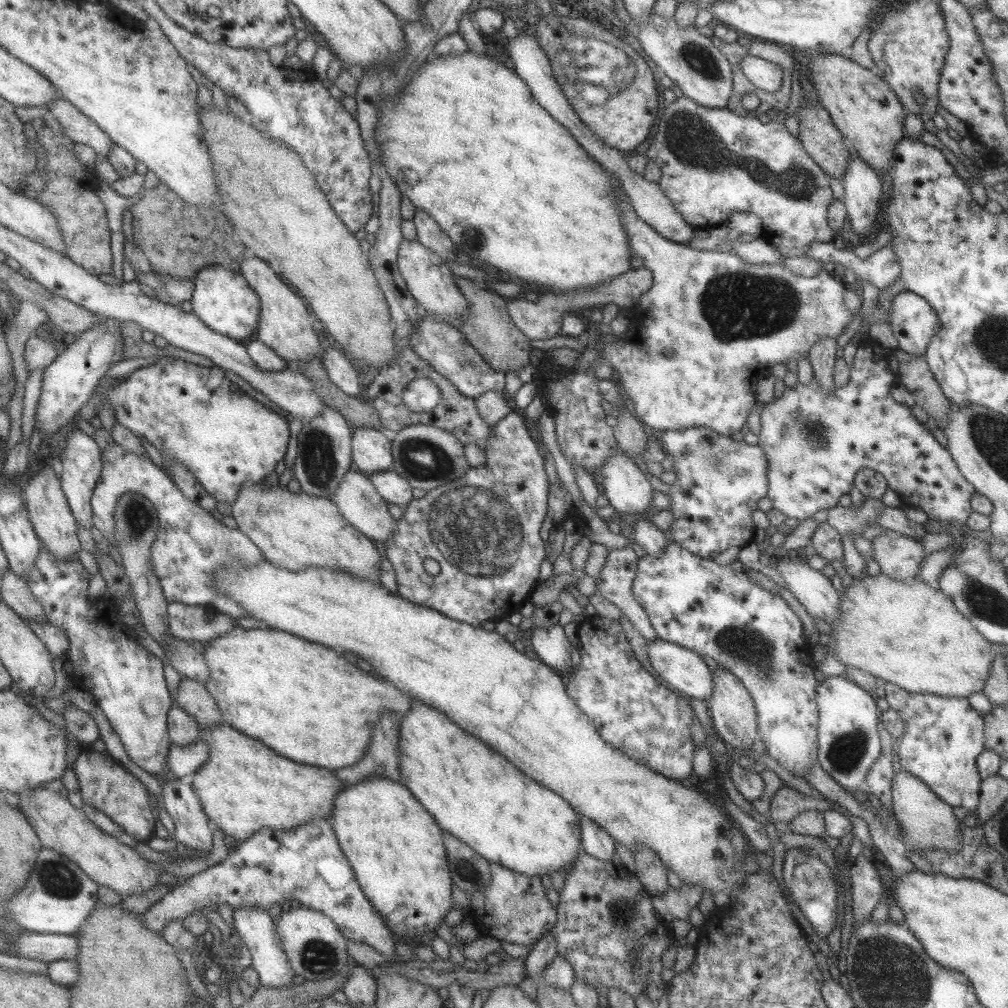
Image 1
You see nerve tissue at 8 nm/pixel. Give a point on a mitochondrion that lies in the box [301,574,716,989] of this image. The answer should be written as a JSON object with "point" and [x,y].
{"point":[622,913]}

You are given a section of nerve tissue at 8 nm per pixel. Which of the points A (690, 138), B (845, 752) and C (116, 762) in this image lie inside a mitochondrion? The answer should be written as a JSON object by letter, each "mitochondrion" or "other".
{"A":"mitochondrion","B":"mitochondrion","C":"other"}

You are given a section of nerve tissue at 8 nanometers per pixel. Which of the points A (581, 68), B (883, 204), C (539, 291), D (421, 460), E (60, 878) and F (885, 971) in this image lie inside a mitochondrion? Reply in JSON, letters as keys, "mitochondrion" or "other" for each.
{"A":"mitochondrion","B":"other","C":"other","D":"mitochondrion","E":"mitochondrion","F":"mitochondrion"}

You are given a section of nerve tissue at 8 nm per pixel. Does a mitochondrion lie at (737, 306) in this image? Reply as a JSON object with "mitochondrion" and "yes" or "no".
{"mitochondrion":"yes"}

